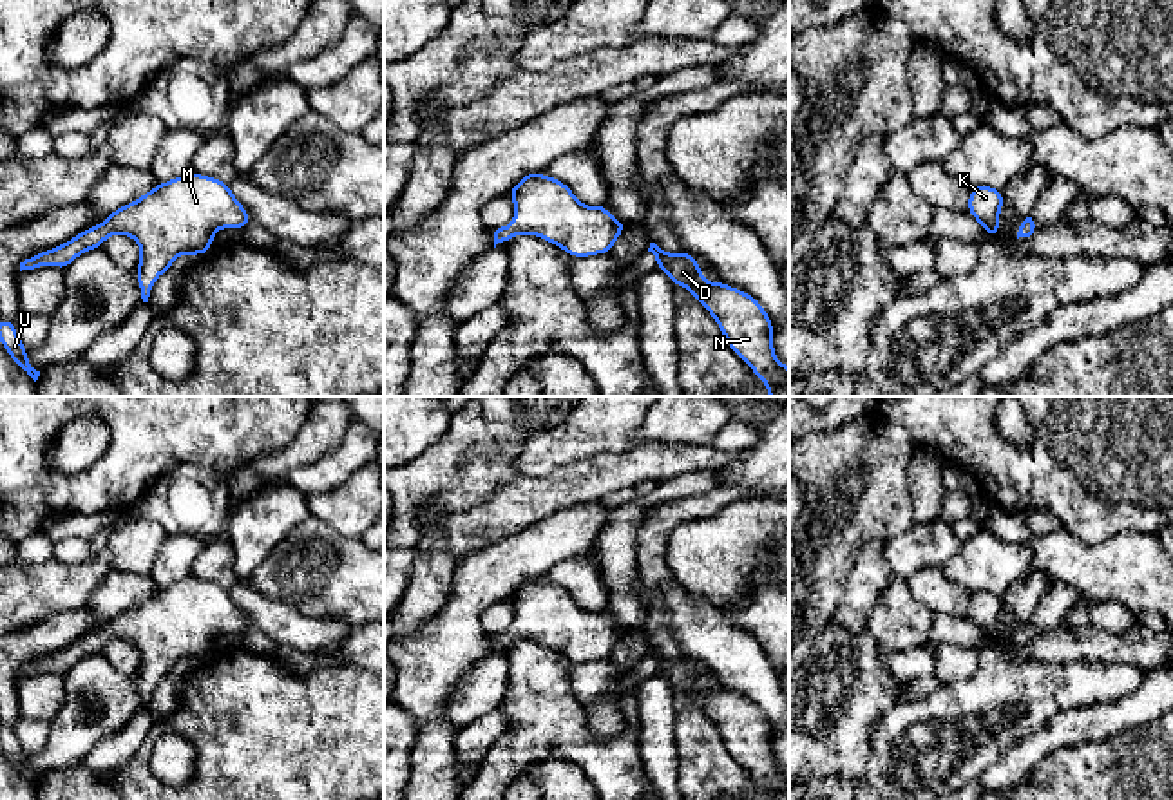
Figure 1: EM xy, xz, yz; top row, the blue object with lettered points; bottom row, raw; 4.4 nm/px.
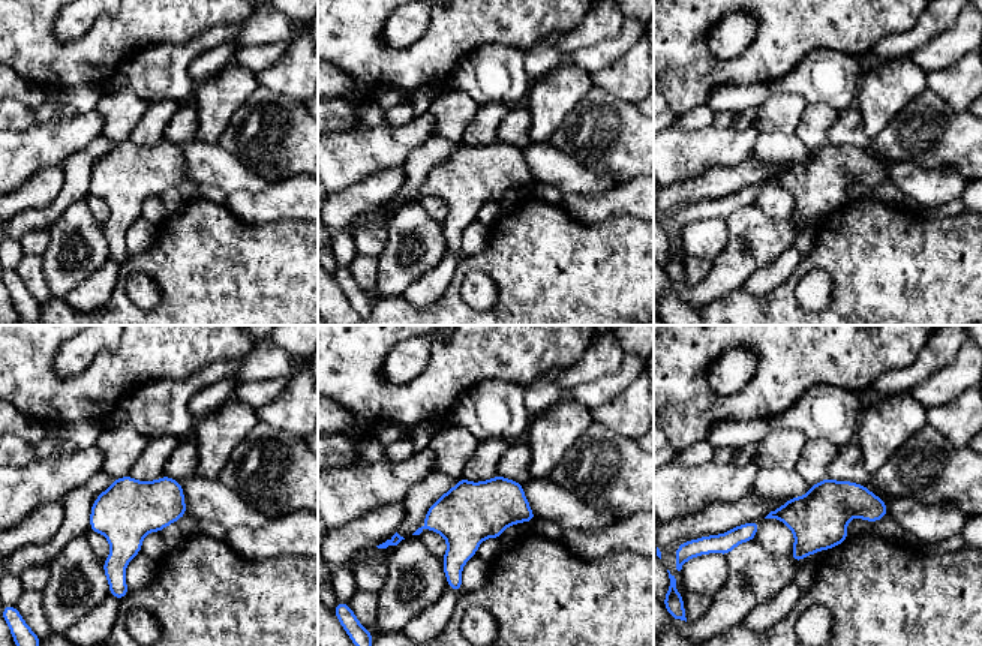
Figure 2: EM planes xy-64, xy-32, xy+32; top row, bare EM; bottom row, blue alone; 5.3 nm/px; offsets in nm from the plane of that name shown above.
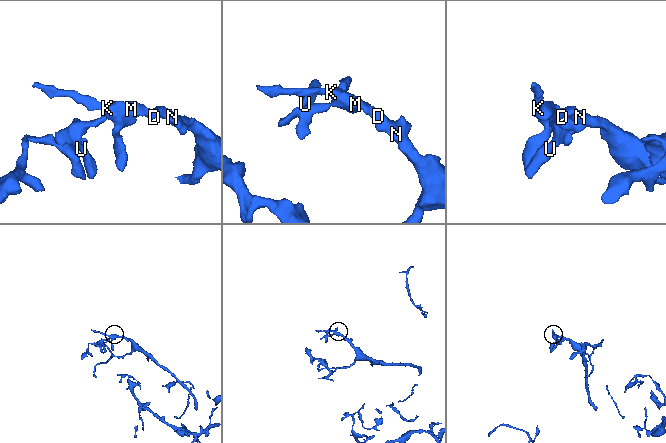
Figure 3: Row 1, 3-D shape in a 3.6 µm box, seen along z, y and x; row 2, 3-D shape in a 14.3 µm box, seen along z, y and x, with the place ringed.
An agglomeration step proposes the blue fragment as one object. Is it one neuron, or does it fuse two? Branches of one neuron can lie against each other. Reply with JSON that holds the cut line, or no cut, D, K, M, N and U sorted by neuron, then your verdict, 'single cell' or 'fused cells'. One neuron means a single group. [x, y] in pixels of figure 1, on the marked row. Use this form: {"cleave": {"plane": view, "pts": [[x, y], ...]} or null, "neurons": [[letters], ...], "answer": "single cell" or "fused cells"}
{"cleave": null, "neurons": [["D", "K", "M", "N", "U"]], "answer": "single cell"}

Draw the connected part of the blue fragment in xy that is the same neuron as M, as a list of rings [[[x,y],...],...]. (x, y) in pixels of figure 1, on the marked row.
[[[188,172],[157,183],[154,190],[119,206],[103,223],[83,230],[65,244],[25,259],[20,262],[20,271],[40,266],[65,270],[78,255],[100,248],[109,235],[130,235],[141,250],[134,271],[141,299],[148,302],[154,282],[179,255],[203,255],[212,248],[217,230],[241,230],[250,223],[230,185]]]

